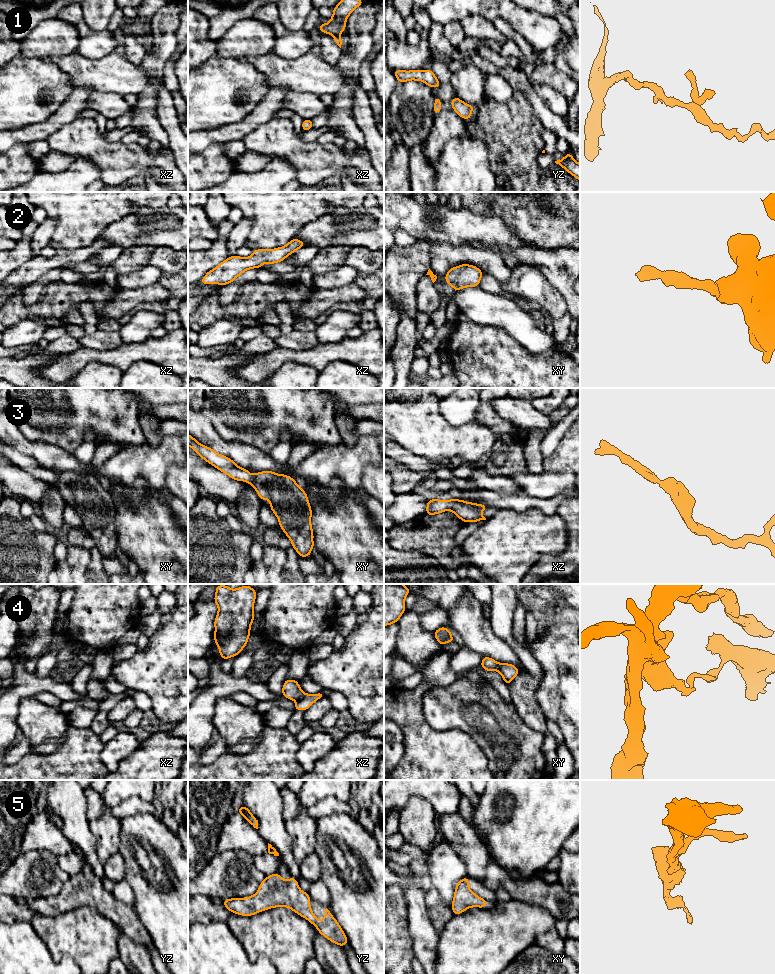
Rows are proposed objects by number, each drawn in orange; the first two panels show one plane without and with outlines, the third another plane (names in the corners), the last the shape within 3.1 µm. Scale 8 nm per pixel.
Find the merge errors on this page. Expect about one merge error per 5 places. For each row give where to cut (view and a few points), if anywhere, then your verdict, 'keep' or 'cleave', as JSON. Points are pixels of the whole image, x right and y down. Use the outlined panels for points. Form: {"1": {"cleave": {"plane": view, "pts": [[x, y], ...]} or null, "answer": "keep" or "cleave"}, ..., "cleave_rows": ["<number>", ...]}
{"1": {"cleave": null, "answer": "keep"}, "2": {"cleave": null, "answer": "keep"}, "3": {"cleave": null, "answer": "keep"}, "4": {"cleave": {"plane": "xz", "pts": [[305, 694], [296, 701]]}, "answer": "cleave"}, "5": {"cleave": null, "answer": "keep"}, "cleave_rows": ["4"]}

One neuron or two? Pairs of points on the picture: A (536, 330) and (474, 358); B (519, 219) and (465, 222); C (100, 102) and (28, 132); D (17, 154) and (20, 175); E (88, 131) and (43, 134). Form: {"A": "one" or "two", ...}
{"A": "two", "B": "two", "C": "two", "D": "one", "E": "two"}

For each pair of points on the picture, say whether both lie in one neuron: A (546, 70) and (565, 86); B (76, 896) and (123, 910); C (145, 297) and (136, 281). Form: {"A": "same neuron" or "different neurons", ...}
{"A": "same neuron", "B": "same neuron", "C": "different neurons"}

